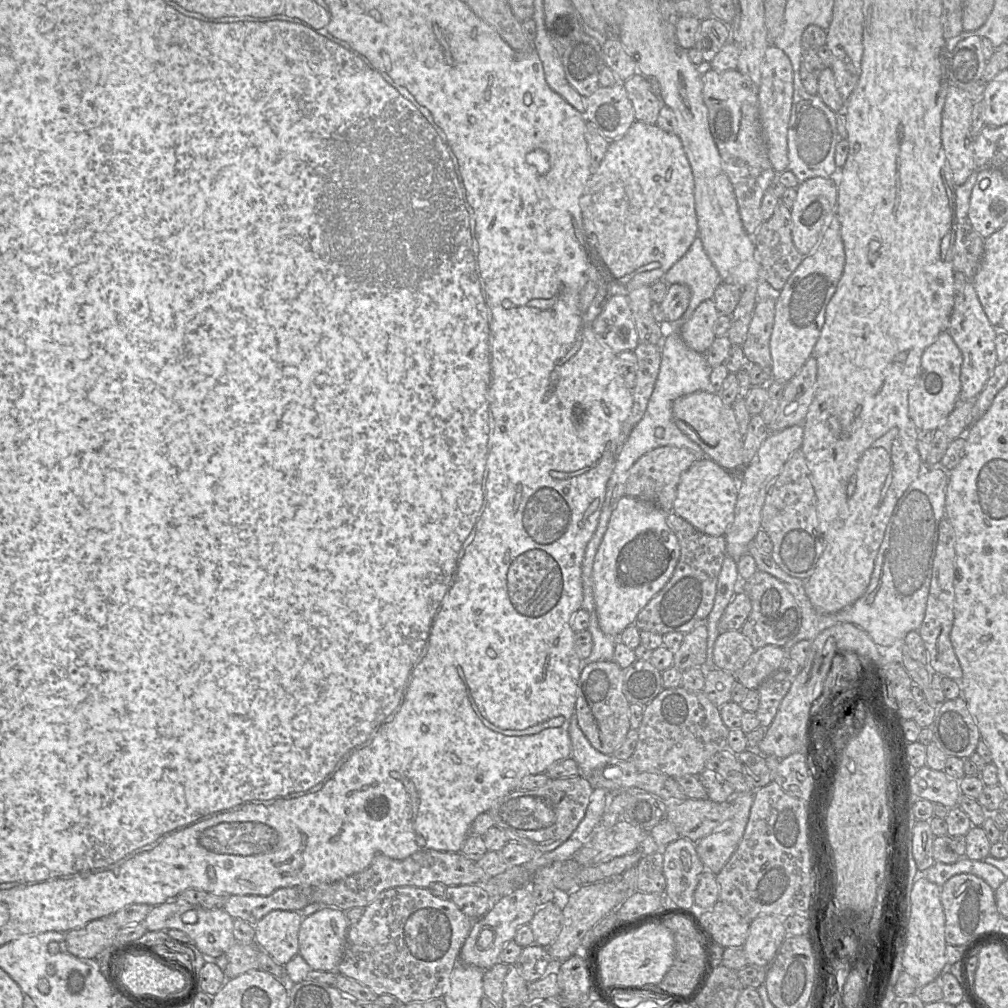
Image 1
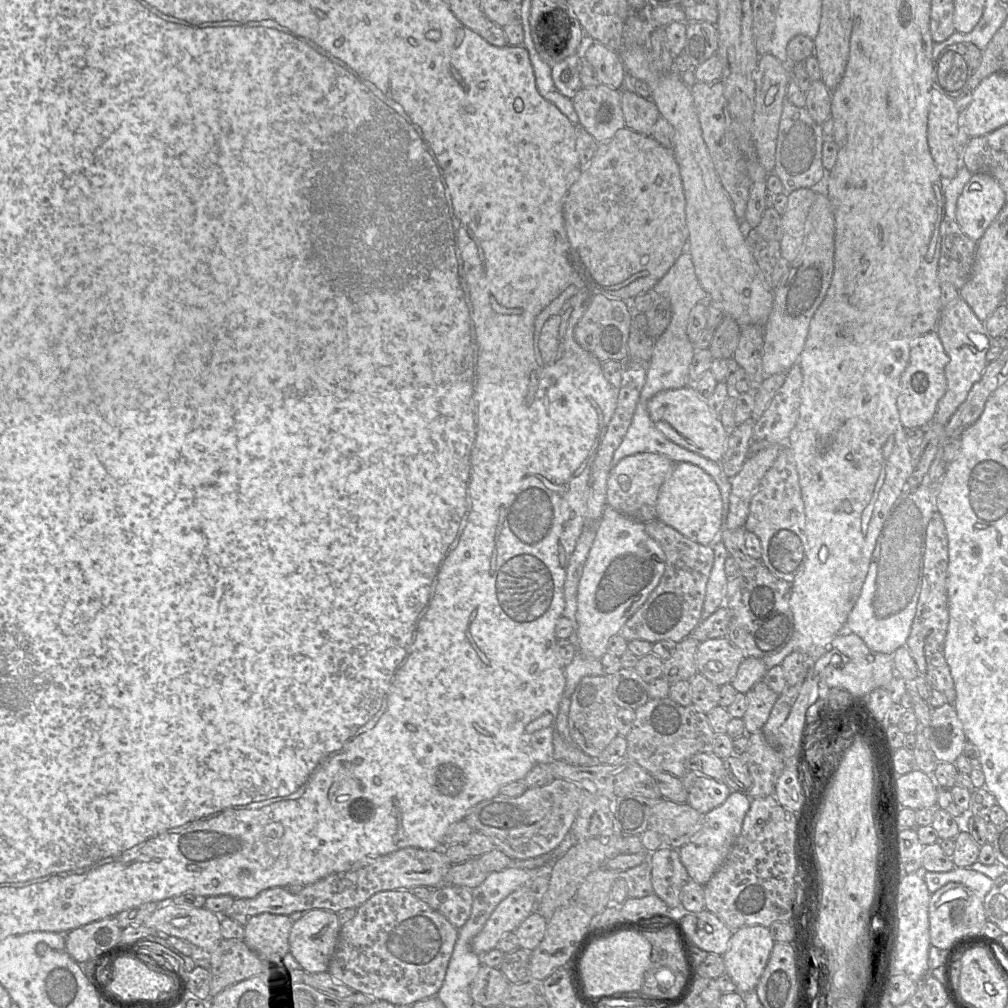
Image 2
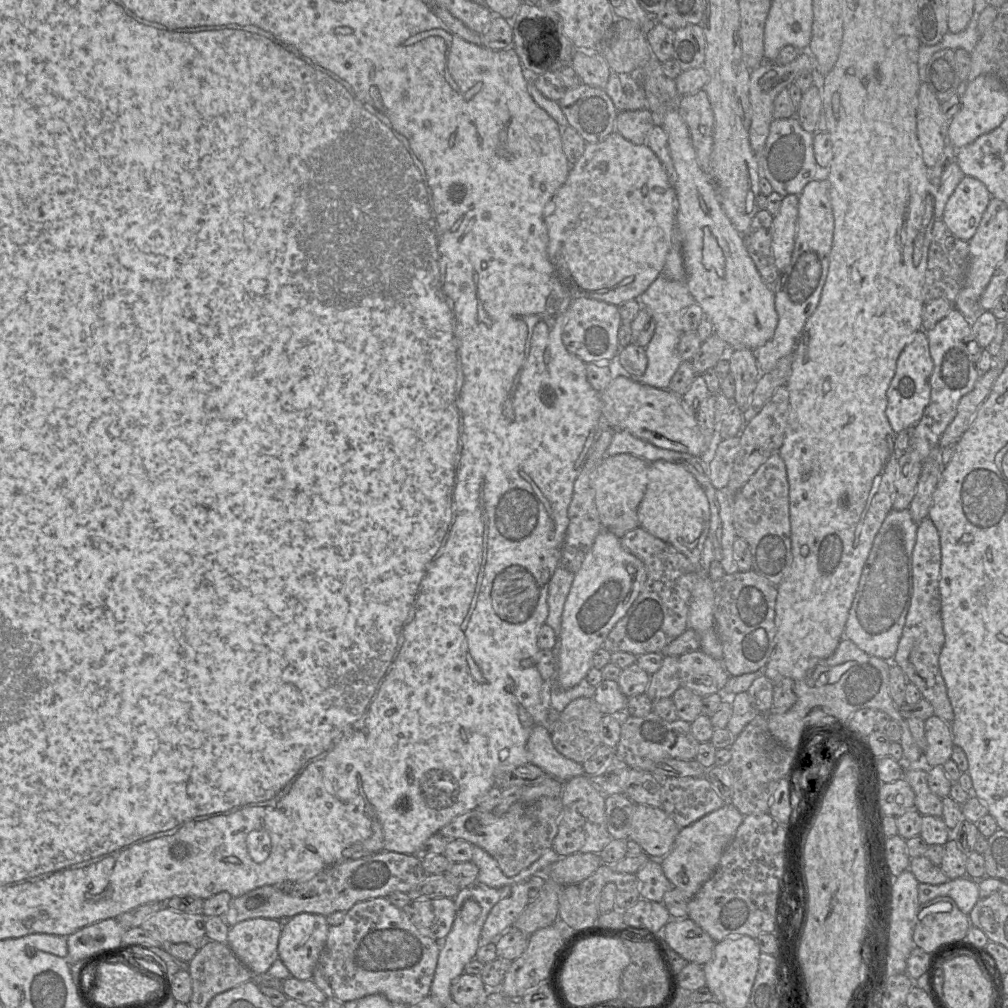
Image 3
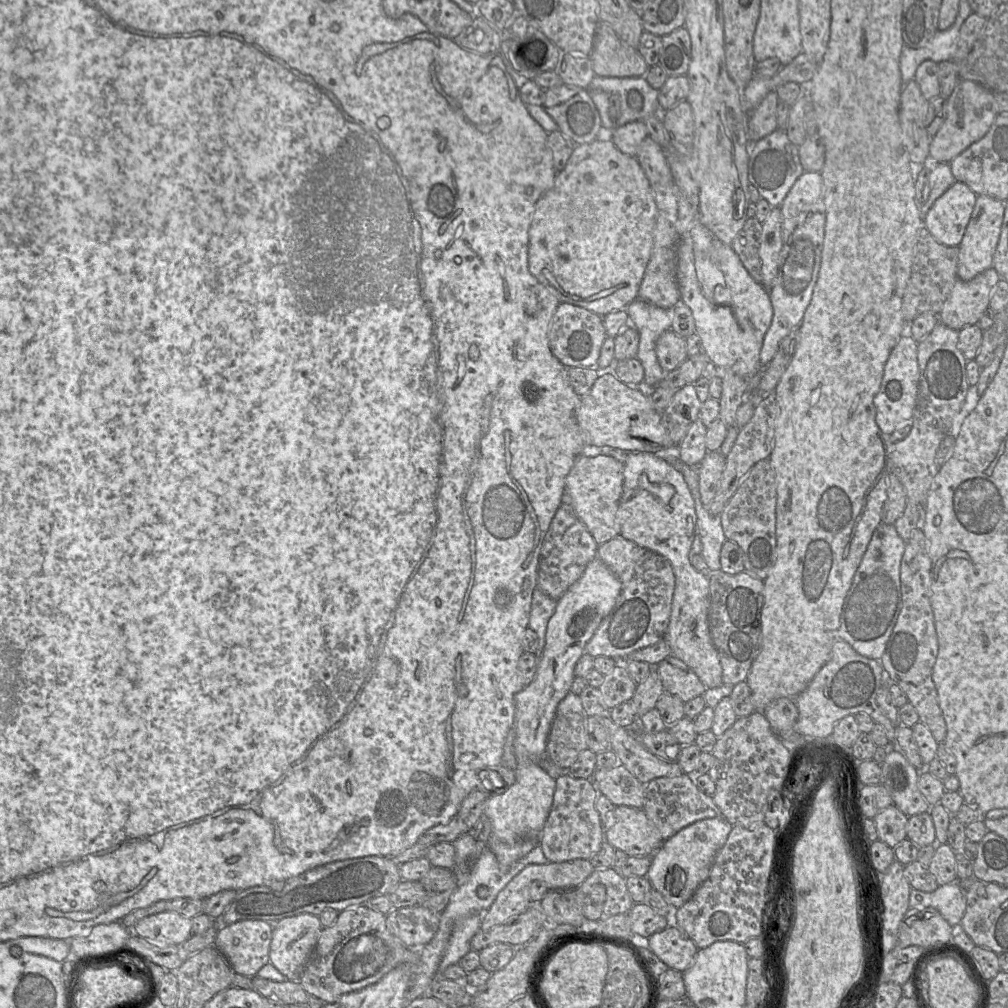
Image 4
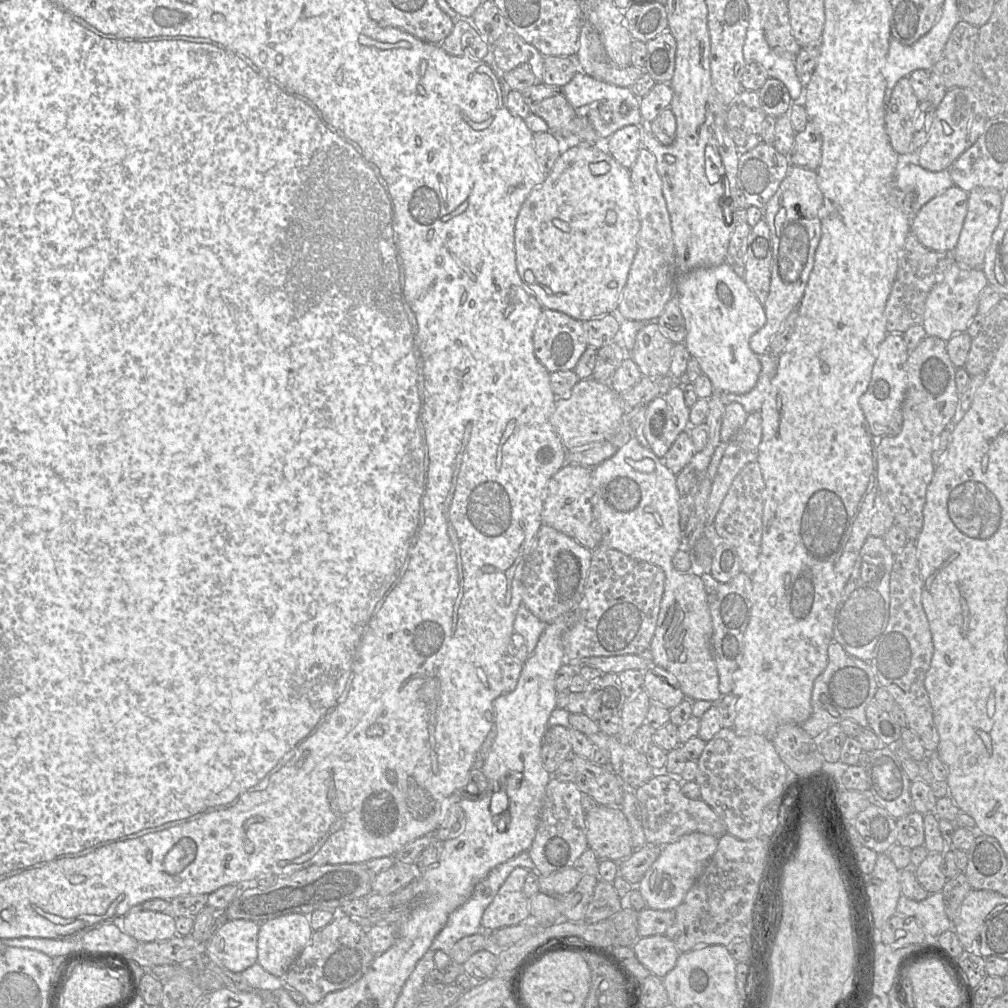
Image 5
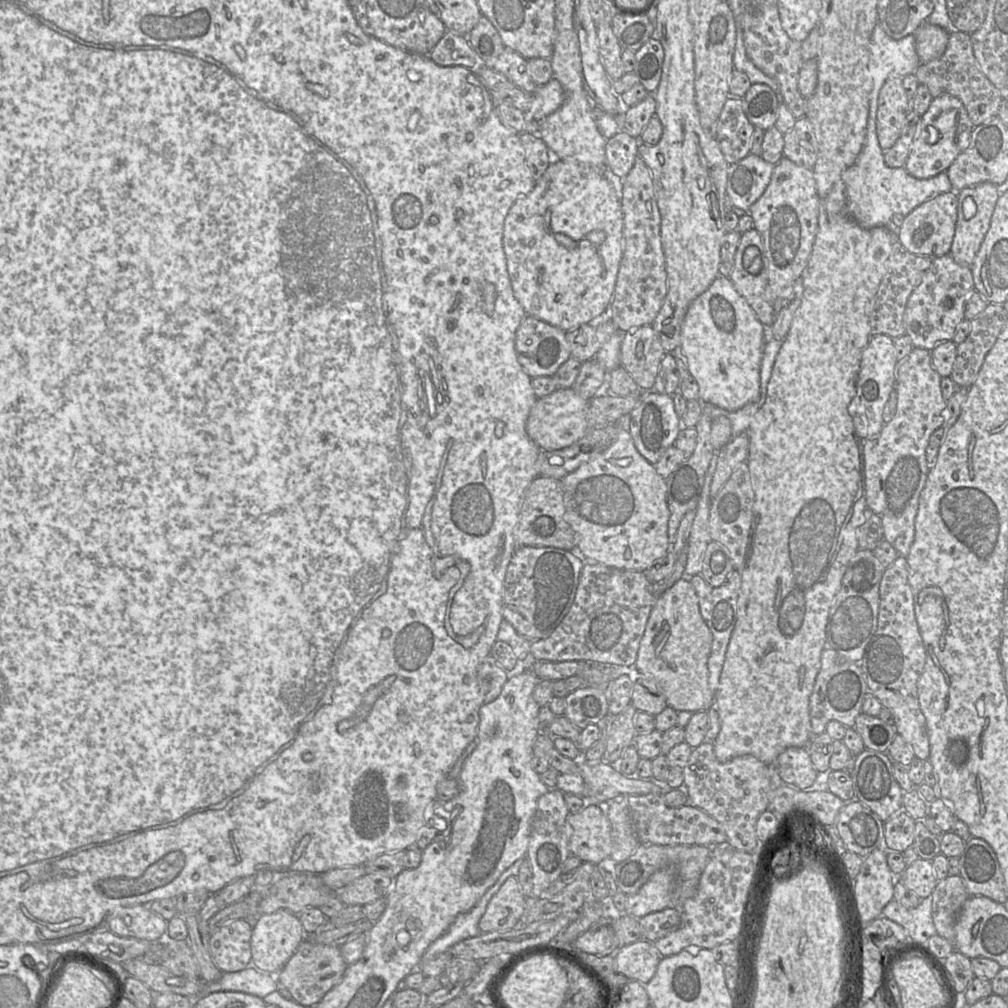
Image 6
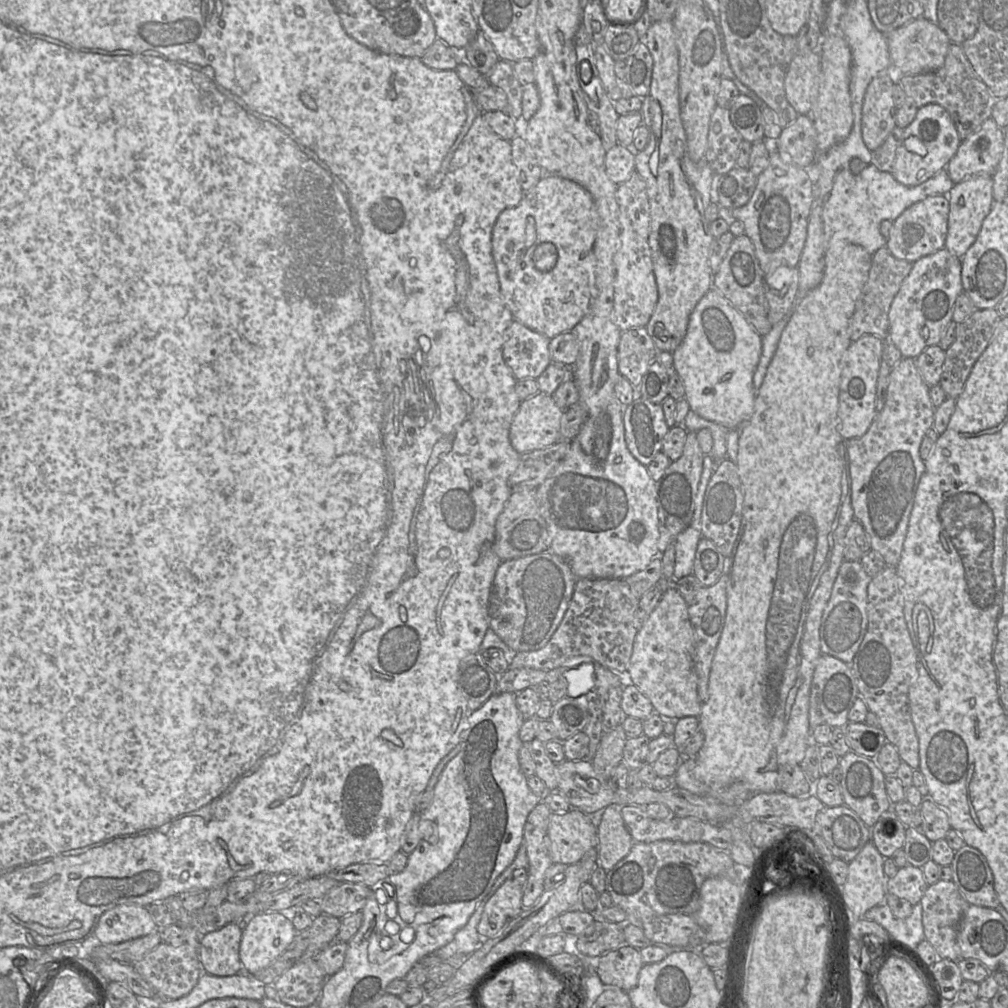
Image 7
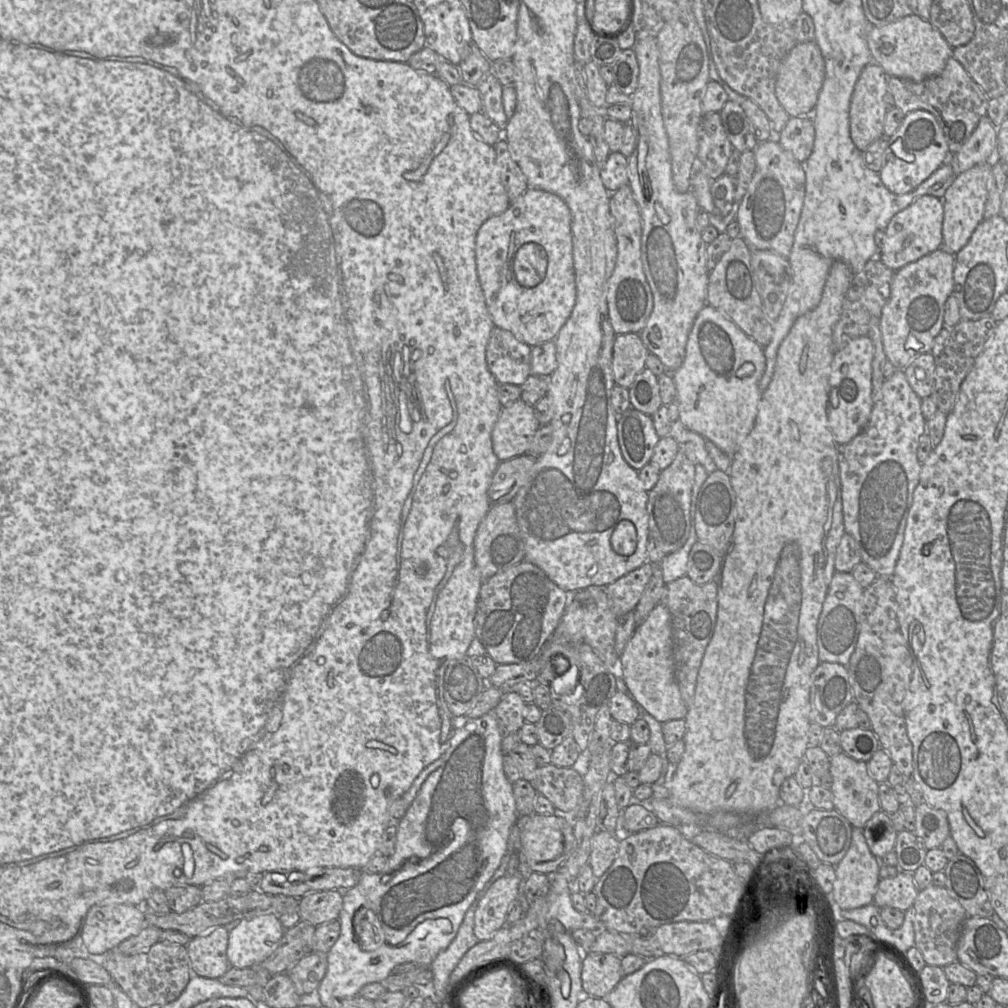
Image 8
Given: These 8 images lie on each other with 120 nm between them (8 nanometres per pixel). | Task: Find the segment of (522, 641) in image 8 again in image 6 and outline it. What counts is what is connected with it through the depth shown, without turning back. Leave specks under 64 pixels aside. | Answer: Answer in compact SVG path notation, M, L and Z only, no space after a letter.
M531 546L517 548L504 579L503 620L509 622L520 636L531 642L547 638L570 610L584 563L577 549L570 551Z

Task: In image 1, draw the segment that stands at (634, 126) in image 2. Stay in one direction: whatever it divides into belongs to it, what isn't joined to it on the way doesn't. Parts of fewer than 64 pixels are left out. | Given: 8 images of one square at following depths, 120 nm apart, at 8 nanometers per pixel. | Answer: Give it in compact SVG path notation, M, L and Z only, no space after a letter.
M635 74L623 85L632 103L636 121L655 124L663 102L651 90L647 79L641 74Z

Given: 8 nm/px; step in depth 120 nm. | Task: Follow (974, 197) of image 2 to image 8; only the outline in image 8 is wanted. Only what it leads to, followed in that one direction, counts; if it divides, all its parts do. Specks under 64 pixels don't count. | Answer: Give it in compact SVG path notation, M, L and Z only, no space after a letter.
M923 195L916 199L907 208L895 214L885 228L880 260L888 268L896 271L939 249L943 244L943 219L942 199L931 195Z

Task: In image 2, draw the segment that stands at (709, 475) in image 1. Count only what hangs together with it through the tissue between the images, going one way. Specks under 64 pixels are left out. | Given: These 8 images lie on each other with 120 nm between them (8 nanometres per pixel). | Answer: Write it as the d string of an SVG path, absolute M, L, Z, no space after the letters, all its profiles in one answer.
M676 463L661 485L657 503L657 520L672 527L686 538L701 545L714 543L724 526L723 503L715 481L705 471L690 463Z

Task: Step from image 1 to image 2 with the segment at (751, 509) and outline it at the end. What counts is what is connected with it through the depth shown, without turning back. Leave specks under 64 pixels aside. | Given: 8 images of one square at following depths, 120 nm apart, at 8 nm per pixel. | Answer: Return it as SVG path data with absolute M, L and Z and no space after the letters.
M772 445L749 456L740 472L730 479L729 511L725 521L727 529L744 527L750 502L782 448L781 445Z

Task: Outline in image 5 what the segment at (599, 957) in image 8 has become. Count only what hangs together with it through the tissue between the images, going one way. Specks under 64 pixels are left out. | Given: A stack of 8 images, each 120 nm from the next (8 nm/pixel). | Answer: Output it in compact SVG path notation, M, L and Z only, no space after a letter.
M665 935L639 937L632 949L637 960L659 978L675 967L680 955L674 943Z

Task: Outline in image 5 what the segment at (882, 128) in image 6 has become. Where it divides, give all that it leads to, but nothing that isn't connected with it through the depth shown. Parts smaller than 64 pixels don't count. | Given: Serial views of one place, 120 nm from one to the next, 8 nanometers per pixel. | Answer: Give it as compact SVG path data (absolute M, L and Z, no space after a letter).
M909 77L898 80L886 106L885 127L890 143L899 155L909 153L919 103Z

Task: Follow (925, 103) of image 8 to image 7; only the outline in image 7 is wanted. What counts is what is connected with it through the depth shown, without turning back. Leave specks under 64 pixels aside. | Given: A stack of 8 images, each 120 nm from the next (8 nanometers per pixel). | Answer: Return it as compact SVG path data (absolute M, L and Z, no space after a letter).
M950 43L945 62L939 69L924 74L897 77L897 83L918 108L927 104L942 106L949 113L961 141L966 140L985 120L991 118L993 106L998 100L976 74L962 46L956 43Z

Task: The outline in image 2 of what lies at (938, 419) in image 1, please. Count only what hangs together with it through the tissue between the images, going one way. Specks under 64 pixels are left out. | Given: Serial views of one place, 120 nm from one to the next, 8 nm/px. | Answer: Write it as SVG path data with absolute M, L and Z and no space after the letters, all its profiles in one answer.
M936 331L917 339L910 352L909 363L904 370L897 398L900 421L905 429L925 428L931 425L937 406L947 390L945 367L949 358Z

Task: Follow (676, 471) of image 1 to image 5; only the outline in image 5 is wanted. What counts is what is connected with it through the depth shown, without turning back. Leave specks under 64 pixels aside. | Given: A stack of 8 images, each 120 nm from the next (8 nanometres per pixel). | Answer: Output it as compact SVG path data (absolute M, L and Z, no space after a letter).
M564 464L549 480L543 498L542 525L548 525L594 550L602 540L602 532L593 515L590 502L592 468Z

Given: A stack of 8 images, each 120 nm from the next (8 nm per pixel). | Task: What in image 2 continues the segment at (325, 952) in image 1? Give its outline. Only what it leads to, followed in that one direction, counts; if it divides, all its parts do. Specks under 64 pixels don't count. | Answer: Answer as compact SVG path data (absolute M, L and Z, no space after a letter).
M311 909L301 918L293 919L290 952L303 972L328 971L340 928L337 913L330 910Z

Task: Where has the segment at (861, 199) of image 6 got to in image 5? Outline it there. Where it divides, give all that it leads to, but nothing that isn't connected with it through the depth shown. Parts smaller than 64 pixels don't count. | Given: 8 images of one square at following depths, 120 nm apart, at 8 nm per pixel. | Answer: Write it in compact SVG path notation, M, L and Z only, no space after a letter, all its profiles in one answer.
M900 162L896 172L896 186L903 192L914 192L916 199L912 205L917 212L928 201L953 186L949 169L929 171L919 164Z

